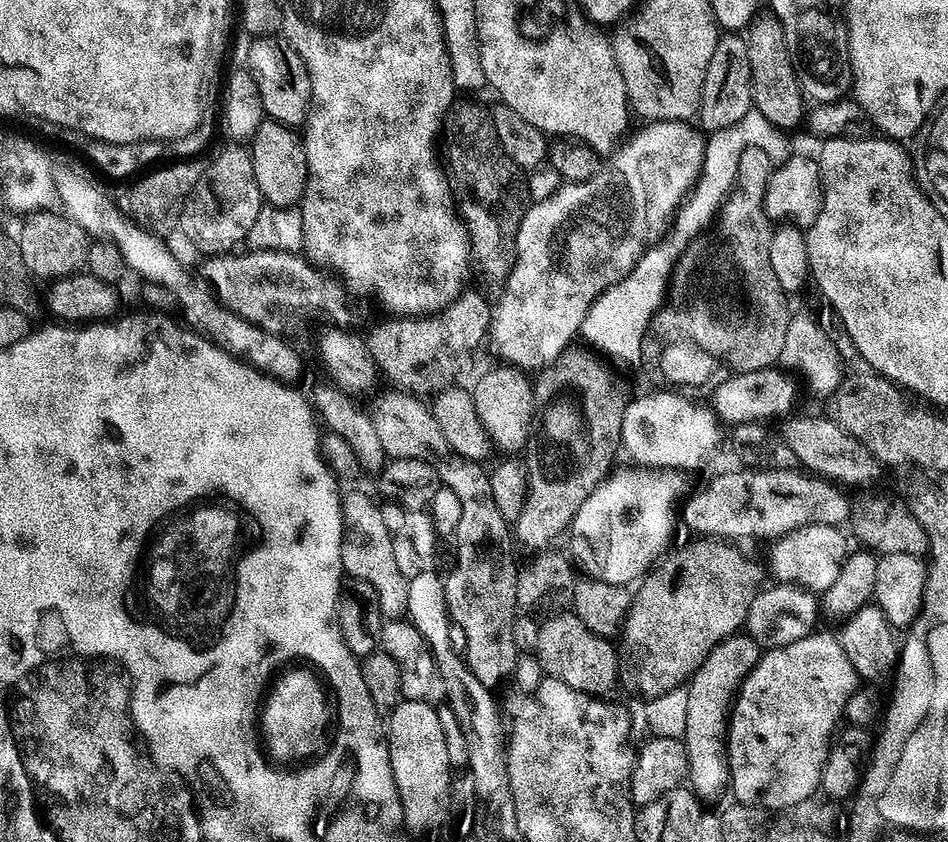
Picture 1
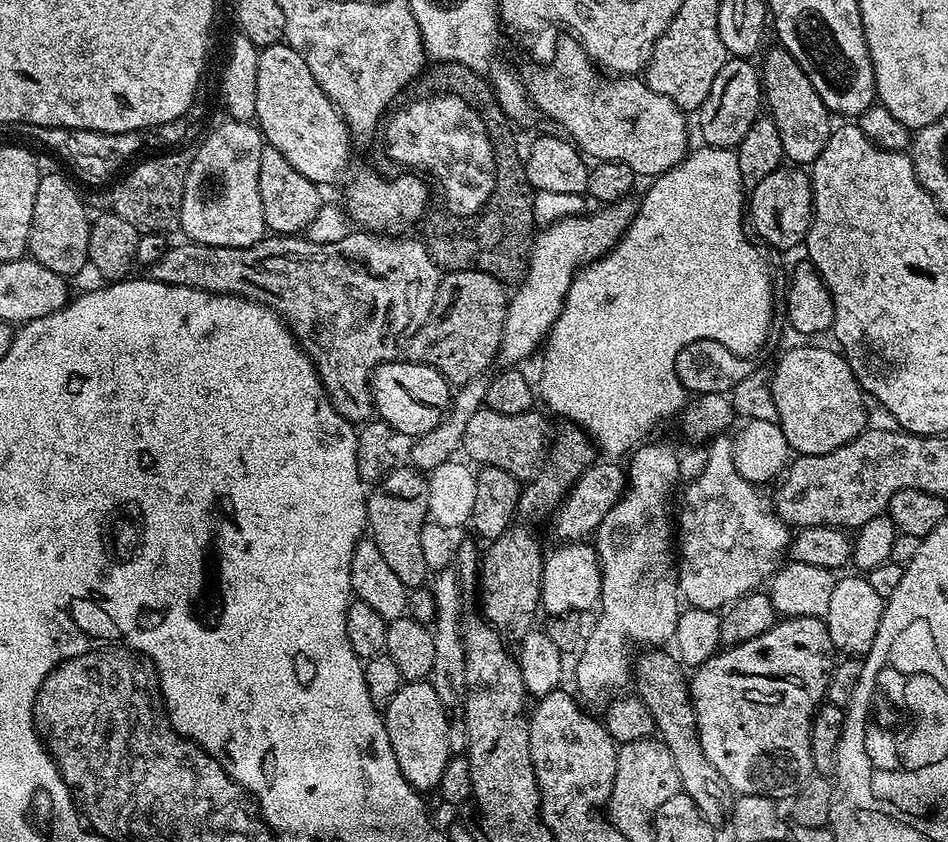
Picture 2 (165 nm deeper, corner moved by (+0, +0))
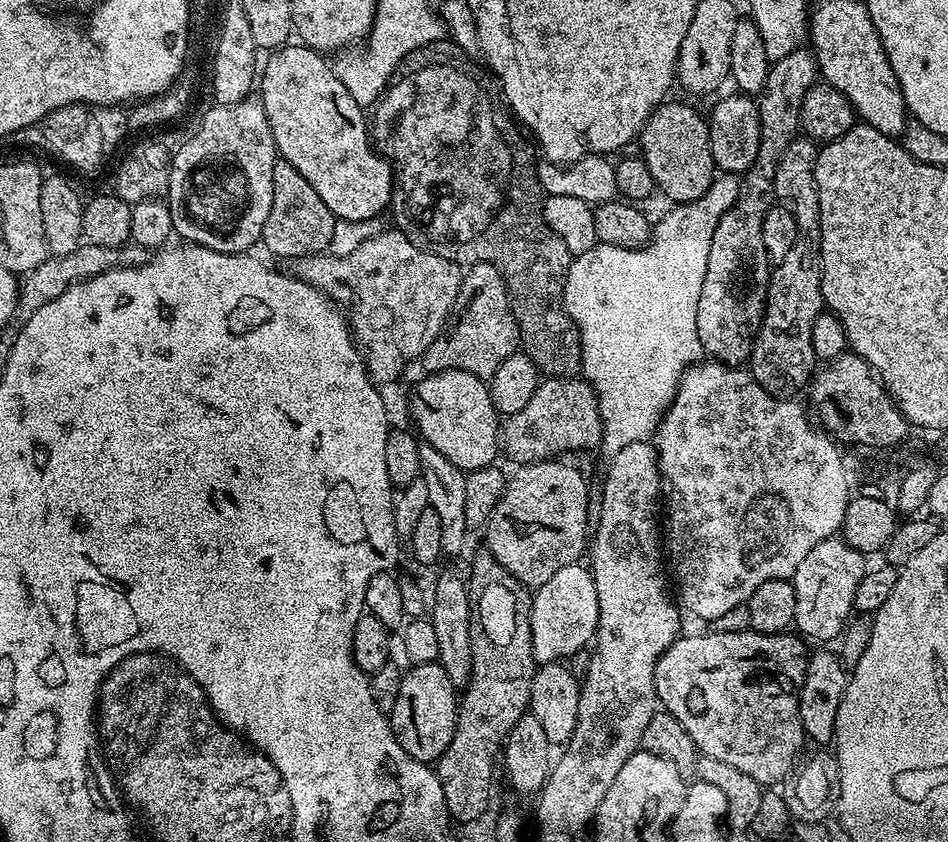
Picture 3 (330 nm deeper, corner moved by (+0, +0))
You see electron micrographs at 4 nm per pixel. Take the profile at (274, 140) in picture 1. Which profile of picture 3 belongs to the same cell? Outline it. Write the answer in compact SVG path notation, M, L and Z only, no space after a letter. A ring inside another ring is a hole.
M283 158L277 159L274 166L274 202L270 202L270 218L266 218L266 226L262 237L263 247L268 247L276 256L285 262L297 260L300 256L314 256L328 252L330 234L334 234L337 219L318 198L318 190L290 166Z

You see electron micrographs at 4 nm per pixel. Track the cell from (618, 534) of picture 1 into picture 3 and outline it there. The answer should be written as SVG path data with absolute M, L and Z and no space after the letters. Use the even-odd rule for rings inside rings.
M577 562L562 567L542 587L535 589L530 614L532 653L537 665L564 662L580 648L593 643L599 624L598 591L587 567Z

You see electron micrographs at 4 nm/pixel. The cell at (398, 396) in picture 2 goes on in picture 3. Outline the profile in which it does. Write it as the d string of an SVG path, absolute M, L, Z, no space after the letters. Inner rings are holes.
M466 370L433 372L423 378L417 382L408 404L419 439L434 446L438 454L446 454L466 474L489 467L498 456L501 417L490 398L487 383L479 376L466 374Z

